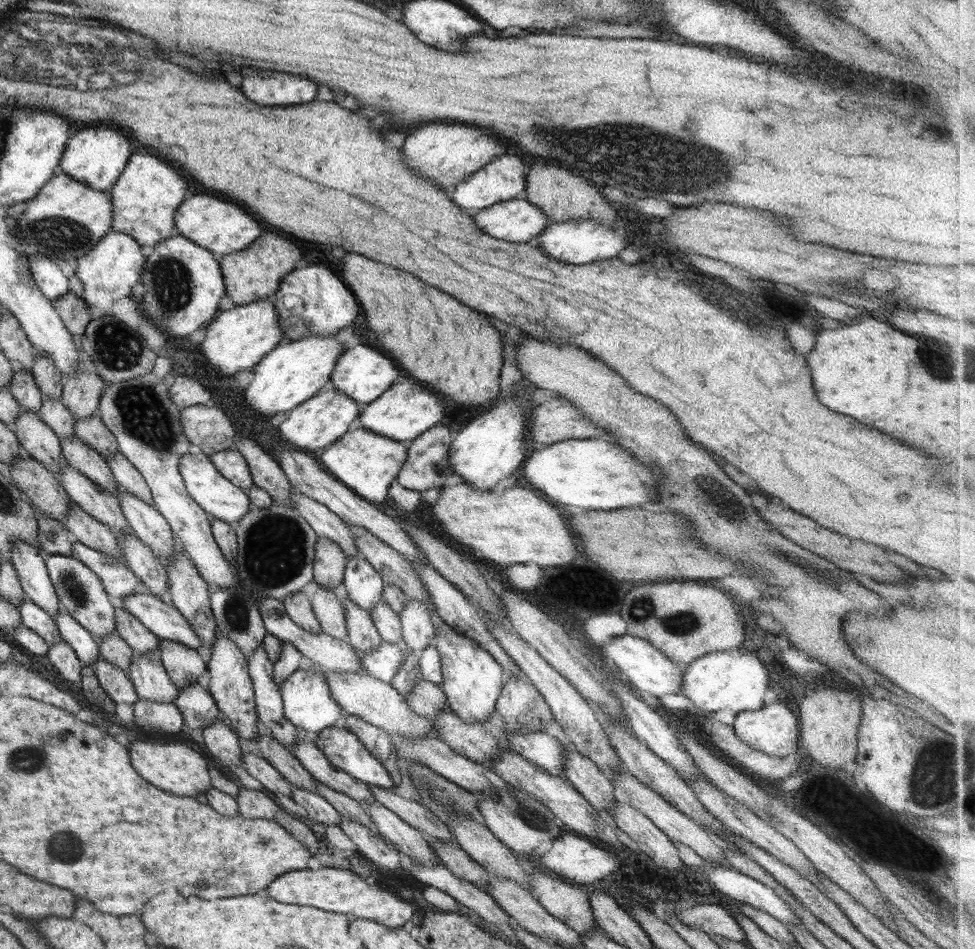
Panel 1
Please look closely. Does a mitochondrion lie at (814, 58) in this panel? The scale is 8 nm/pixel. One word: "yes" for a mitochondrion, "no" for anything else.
no

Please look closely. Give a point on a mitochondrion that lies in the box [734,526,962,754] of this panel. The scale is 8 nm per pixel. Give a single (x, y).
(832, 582)

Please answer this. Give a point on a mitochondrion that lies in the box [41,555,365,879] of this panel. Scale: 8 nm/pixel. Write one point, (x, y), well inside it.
(65, 849)

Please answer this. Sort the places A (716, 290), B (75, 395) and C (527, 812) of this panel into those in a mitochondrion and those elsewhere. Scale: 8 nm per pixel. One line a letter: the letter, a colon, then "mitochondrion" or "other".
A: mitochondrion
B: other
C: mitochondrion

